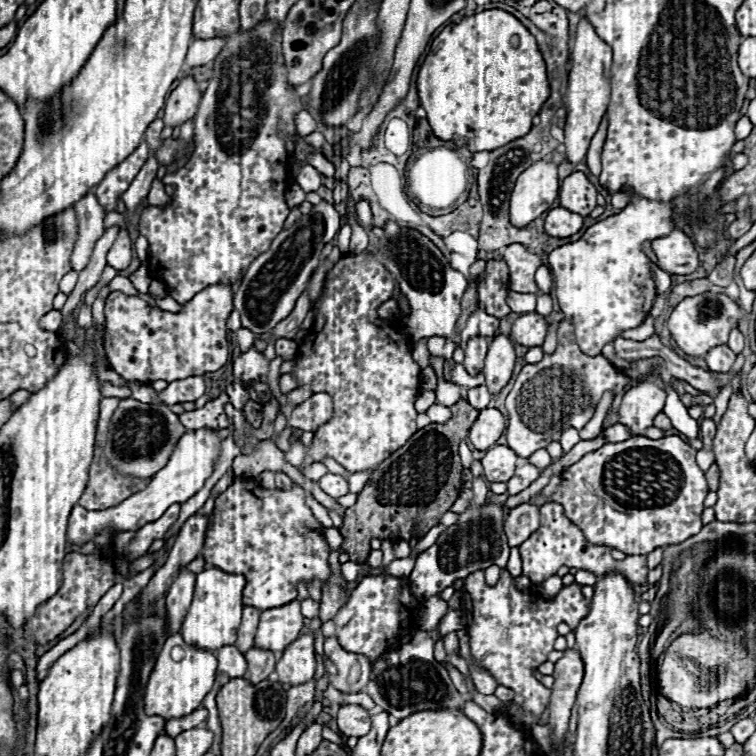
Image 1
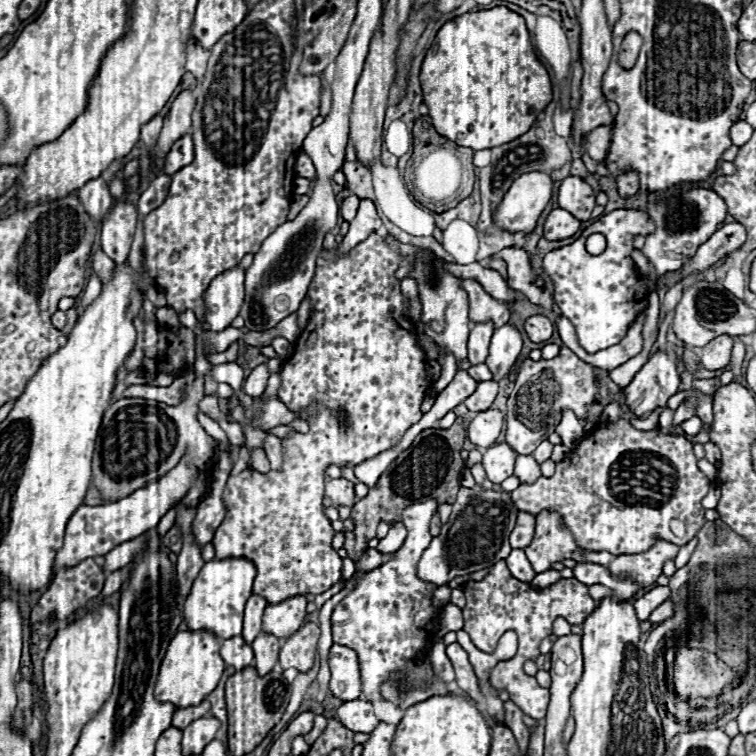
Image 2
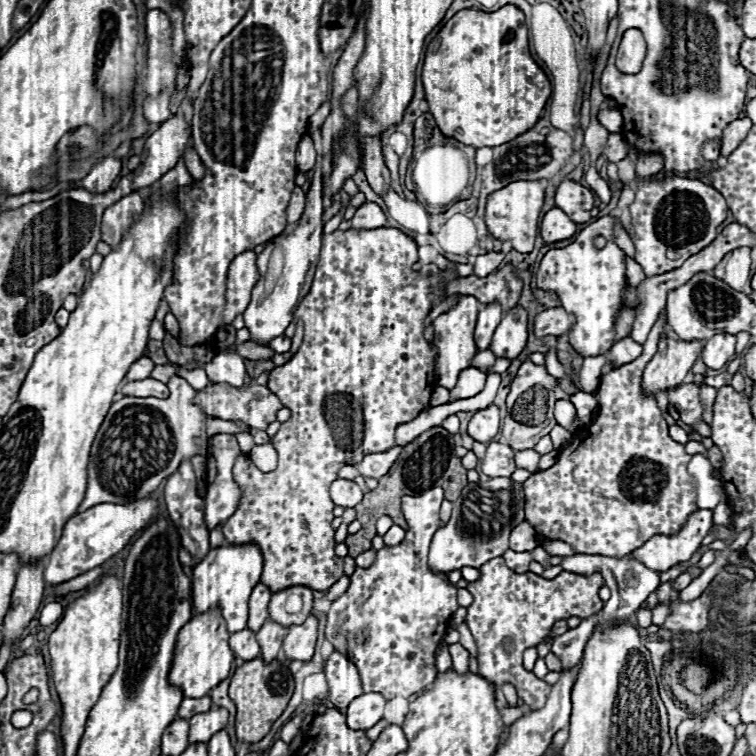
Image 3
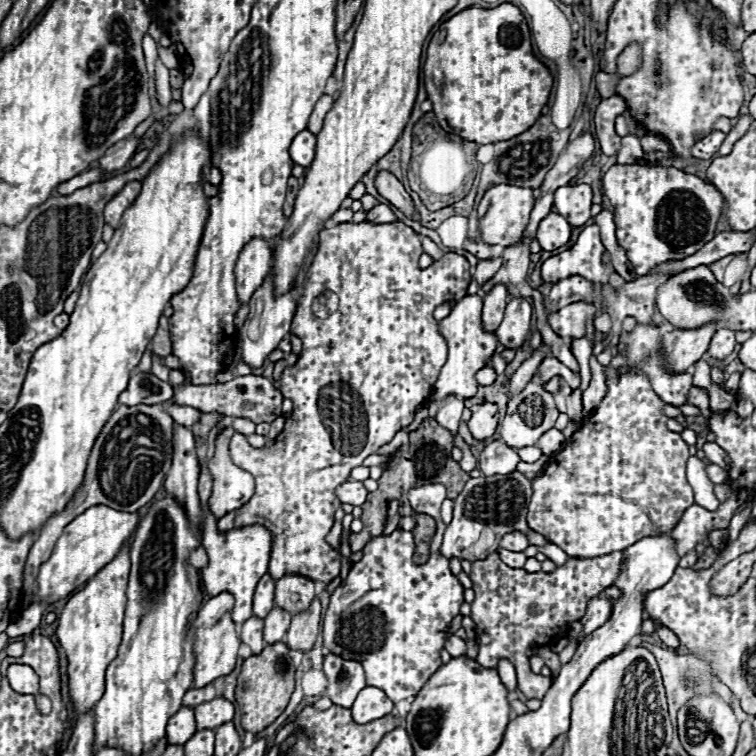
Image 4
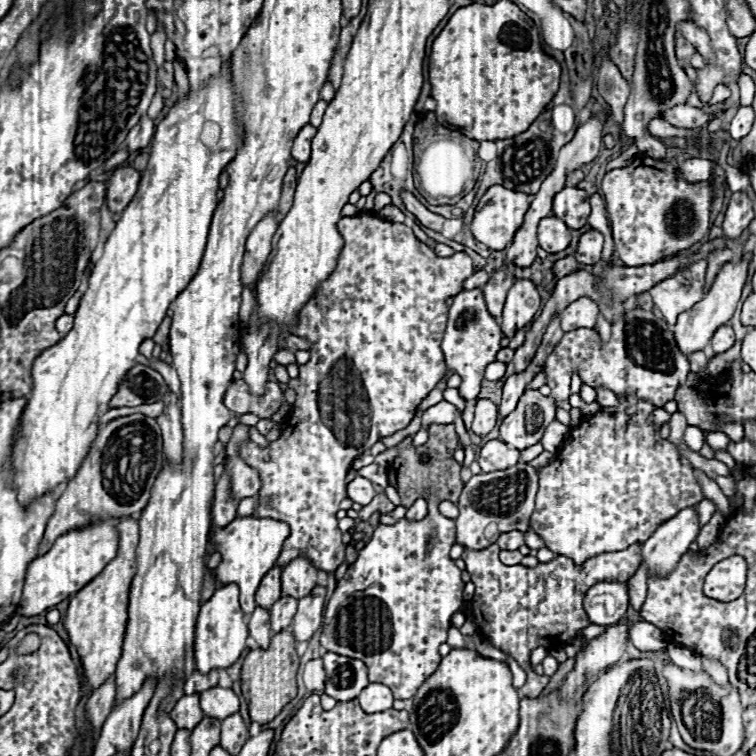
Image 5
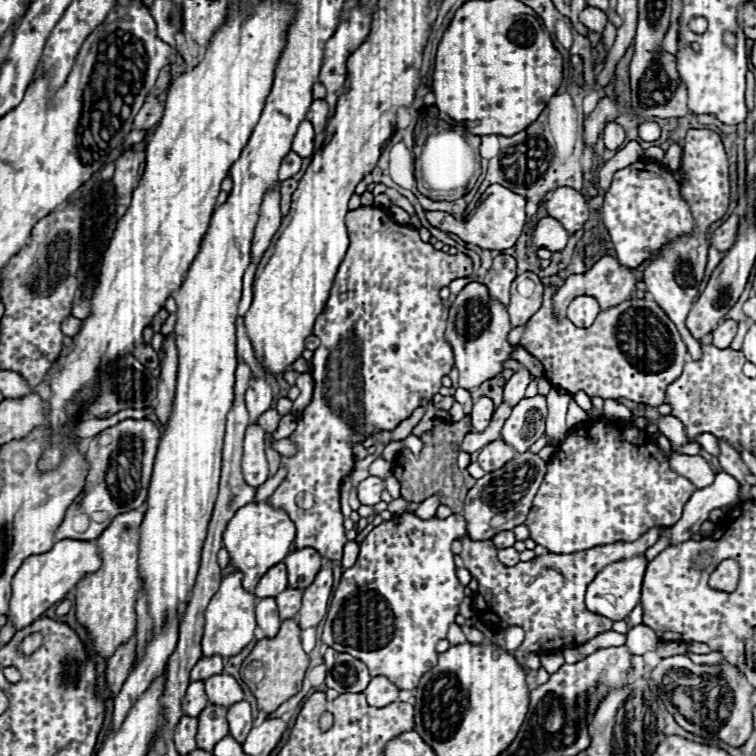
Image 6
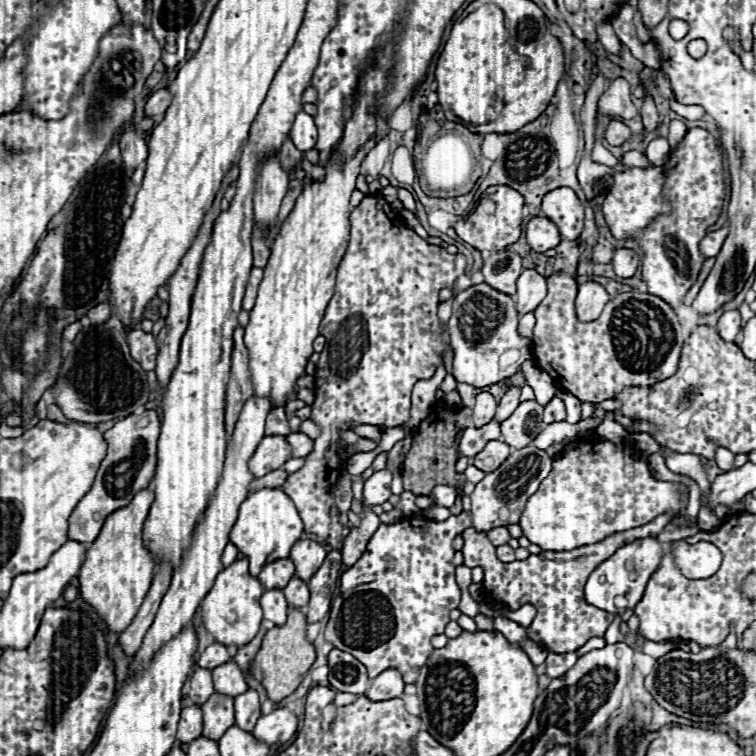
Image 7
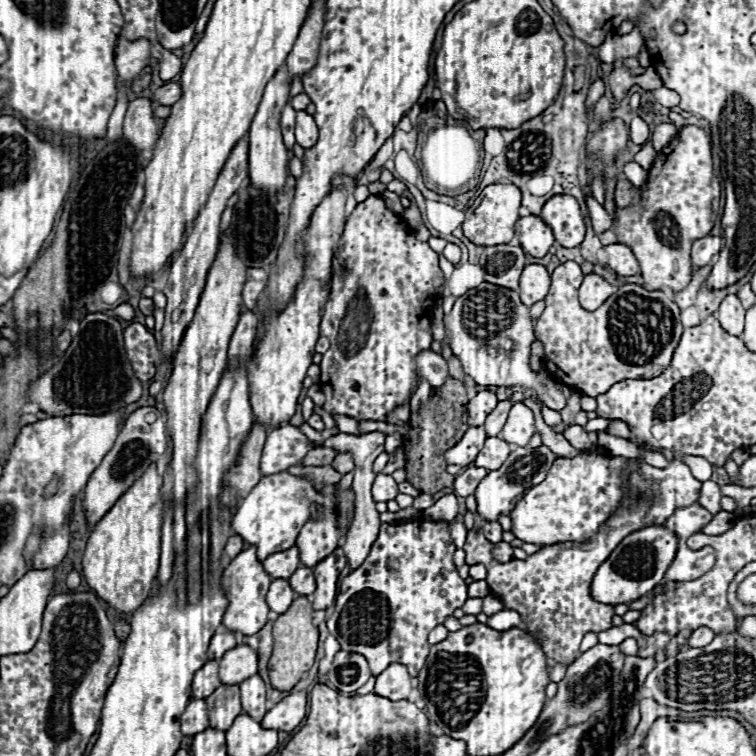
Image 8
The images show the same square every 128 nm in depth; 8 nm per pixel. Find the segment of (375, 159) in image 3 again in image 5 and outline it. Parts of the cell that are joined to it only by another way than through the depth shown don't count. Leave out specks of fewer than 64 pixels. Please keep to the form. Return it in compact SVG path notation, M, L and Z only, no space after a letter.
M404 192L402 194L402 200L404 200L404 204L406 204L406 208L420 220L420 224L422 226L426 226L426 228L432 228L432 230L436 230L436 232L440 232L442 230L442 226L444 226L444 216L440 216L440 214L434 214L434 212L430 212L426 206L422 206L410 192Z

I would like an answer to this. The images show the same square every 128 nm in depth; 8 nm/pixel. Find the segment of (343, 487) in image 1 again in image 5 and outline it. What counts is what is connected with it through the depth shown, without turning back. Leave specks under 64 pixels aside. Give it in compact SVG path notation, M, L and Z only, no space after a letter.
M356 476L356 478L348 484L348 498L350 498L352 502L358 502L358 504L366 506L366 504L372 502L374 496L376 496L376 492L374 492L374 488L372 488L372 482L366 480L366 478L362 478L362 476Z

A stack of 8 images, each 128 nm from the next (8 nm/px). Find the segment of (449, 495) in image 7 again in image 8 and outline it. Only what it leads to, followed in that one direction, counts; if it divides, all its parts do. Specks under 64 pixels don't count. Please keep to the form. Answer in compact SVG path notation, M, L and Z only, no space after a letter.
M470 466L466 468L460 476L456 476L456 482L454 482L454 494L456 496L470 496L474 494L474 490L478 488L478 482L482 482L482 478L488 474L490 470L486 468L478 468L478 466Z

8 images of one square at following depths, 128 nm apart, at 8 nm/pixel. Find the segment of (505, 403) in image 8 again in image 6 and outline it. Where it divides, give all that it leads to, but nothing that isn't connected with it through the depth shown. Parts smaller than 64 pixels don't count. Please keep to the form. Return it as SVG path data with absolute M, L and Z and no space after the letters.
M526 368L514 372L514 376L504 386L504 400L510 402L510 406L516 406L524 398L524 390L528 384L530 384L530 374Z

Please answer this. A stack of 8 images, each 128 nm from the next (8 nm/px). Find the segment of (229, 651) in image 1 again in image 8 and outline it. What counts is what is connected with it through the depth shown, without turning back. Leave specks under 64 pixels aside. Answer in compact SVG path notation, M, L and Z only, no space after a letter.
M284 578L272 580L270 590L268 590L268 594L266 594L266 602L268 602L270 610L282 614L282 612L288 610L288 606L292 604L294 598L296 598L296 594L294 594L294 590L290 588L290 582L288 582L288 580L284 580Z

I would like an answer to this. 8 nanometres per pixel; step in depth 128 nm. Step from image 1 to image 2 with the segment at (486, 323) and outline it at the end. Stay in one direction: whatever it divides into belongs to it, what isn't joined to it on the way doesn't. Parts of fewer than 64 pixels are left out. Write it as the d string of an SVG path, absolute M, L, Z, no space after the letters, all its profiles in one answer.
M466 278L460 286L468 292L470 298L470 320L472 322L486 322L492 320L494 326L502 326L510 320L510 308L506 302L492 298L474 278Z

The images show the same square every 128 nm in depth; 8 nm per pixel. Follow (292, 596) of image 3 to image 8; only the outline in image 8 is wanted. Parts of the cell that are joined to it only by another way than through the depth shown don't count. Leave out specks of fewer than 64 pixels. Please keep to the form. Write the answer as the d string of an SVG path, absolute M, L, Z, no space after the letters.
M340 490L330 496L332 508L318 506L318 518L310 518L298 534L300 560L304 566L316 566L322 558L338 548L340 538L346 536L354 518L354 492Z

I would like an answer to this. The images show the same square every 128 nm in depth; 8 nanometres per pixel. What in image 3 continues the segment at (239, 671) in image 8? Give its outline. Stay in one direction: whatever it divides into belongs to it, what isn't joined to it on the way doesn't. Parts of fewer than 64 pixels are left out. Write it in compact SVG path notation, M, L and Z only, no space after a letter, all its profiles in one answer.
M210 708L206 714L196 714L190 718L190 736L188 740L194 742L208 742L218 730L226 728L228 724L228 710L226 708Z

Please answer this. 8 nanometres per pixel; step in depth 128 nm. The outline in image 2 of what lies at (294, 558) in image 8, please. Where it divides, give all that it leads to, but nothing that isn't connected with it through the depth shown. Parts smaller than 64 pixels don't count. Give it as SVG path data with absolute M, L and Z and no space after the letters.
M252 594L246 602L246 610L244 610L244 630L242 630L242 636L244 640L250 644L260 632L262 632L262 614L264 614L264 608L268 606L268 602L258 596L258 594Z

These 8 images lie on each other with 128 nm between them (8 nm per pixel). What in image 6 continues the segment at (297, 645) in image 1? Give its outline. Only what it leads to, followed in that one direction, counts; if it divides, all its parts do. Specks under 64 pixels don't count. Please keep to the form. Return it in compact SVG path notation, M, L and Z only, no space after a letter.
M328 560L328 564L318 572L312 586L308 586L304 590L302 608L296 616L302 630L314 628L324 620L324 616L328 612L328 600L330 600L330 594L332 594L332 582L334 582L332 560Z

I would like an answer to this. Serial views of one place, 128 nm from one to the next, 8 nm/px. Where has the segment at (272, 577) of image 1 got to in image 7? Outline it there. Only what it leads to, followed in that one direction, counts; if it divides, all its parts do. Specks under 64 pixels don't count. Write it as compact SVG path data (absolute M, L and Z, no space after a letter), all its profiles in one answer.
M366 196L360 206L356 206L350 214L350 242L348 242L348 248L346 248L346 254L342 256L342 262L338 266L338 278L336 278L336 288L334 288L334 296L326 308L326 314L324 314L324 320L320 324L320 334L326 338L326 348L324 352L320 354L320 360L316 364L316 400L312 404L312 420L322 428L322 434L314 440L314 450L306 456L306 464L288 476L288 480L282 484L282 490L292 498L302 522L304 522L304 532L306 534L314 534L316 538L320 538L318 542L326 542L332 550L340 550L342 544L344 544L344 538L346 534L350 532L348 526L340 526L338 522L338 516L330 512L330 508L334 506L334 496L332 496L332 490L336 486L336 480L338 476L342 474L342 470L346 468L346 462L344 462L344 444L340 444L340 436L338 436L338 430L350 430L352 426L358 426L358 424L374 424L374 426L384 426L384 428L394 428L394 426L402 426L408 422L408 414L410 414L410 392L412 392L412 386L418 382L418 380L424 380L424 378L432 378L434 376L434 370L438 364L442 364L442 356L444 356L444 350L448 348L450 344L450 338L448 334L440 334L440 320L436 316L436 308L440 304L438 300L438 292L440 288L446 288L446 286L452 286L454 280L464 274L466 270L466 258L462 254L448 254L444 248L440 246L432 246L428 244L424 238L420 238L414 230L410 230L402 218L398 214L392 212L390 204L382 198L382 196Z

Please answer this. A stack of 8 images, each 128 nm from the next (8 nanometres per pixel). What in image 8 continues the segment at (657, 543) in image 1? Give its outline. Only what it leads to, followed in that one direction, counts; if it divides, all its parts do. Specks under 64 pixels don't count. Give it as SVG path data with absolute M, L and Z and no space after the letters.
M582 454L576 458L558 458L554 460L552 468L548 470L548 476L538 484L532 486L522 502L518 502L518 506L514 506L514 510L510 512L512 518L512 534L516 538L520 538L522 542L532 542L532 544L540 544L540 546L548 546L548 544L558 544L558 542L584 542L588 538L592 538L598 530L598 526L602 522L606 522L606 518L616 510L624 490L624 482L626 478L620 474L622 466L626 464L626 458L610 458L604 454Z

